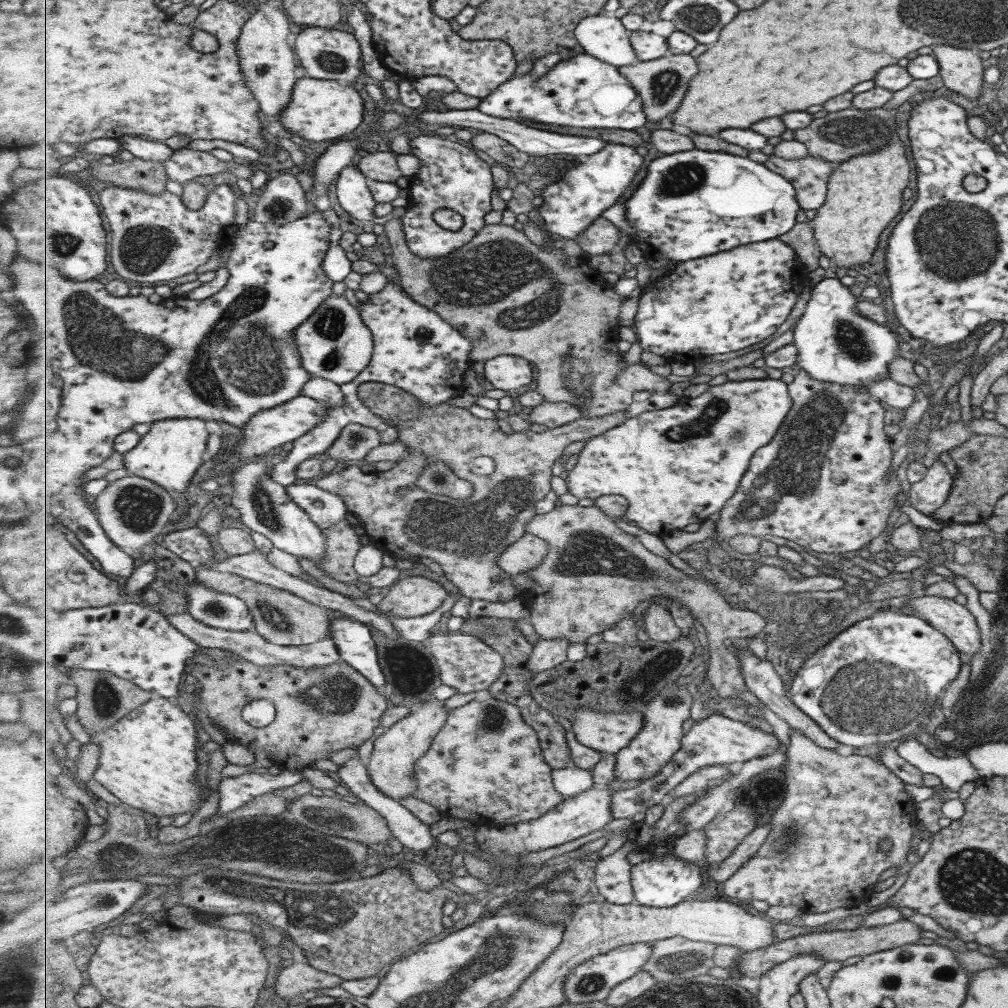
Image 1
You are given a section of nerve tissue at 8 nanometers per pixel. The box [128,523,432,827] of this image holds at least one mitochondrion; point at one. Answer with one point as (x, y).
(336, 693)

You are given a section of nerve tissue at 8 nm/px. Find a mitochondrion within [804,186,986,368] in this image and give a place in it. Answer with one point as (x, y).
(850, 339)

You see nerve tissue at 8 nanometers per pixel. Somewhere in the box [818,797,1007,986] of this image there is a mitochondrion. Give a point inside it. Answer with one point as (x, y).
(945, 973)

